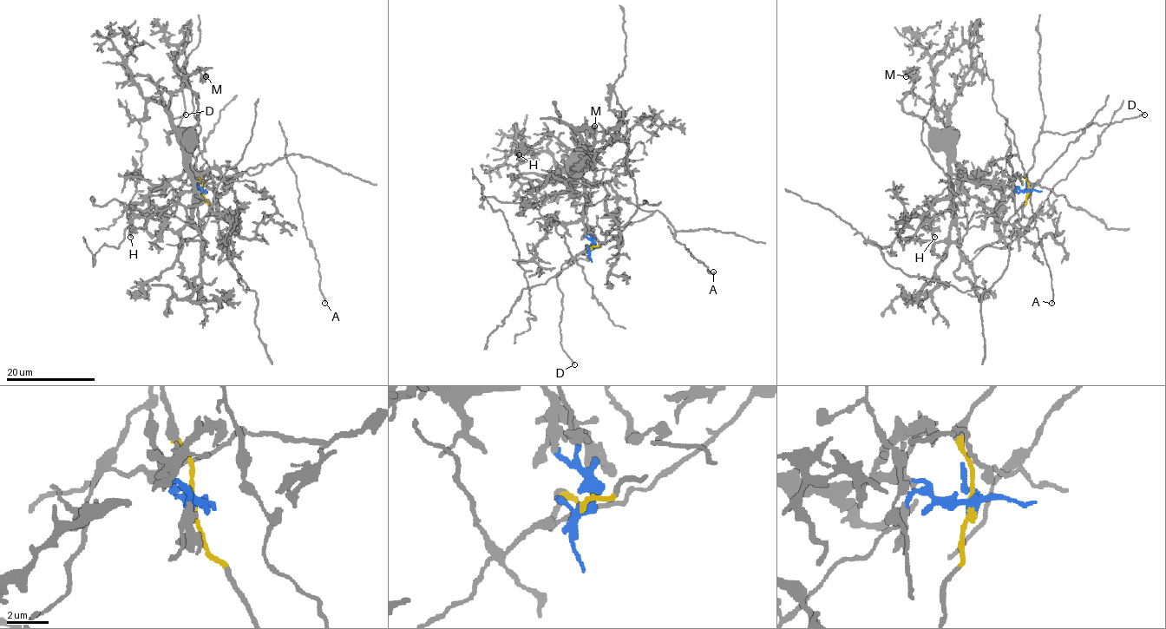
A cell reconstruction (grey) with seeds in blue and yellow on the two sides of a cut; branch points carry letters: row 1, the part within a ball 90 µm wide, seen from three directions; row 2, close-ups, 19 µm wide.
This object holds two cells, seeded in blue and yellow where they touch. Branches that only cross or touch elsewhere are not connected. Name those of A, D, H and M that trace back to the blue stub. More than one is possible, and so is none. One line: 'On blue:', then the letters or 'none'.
On blue: A, H, M

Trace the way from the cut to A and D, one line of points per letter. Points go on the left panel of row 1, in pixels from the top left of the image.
A: (202, 192), (194, 187), (197, 177), (210, 169), (229, 181), (285, 155), (324, 303)
D: (202, 192), (202, 181), (190, 147), (176, 132), (168, 134), (173, 132), (171, 121), (186, 114)

